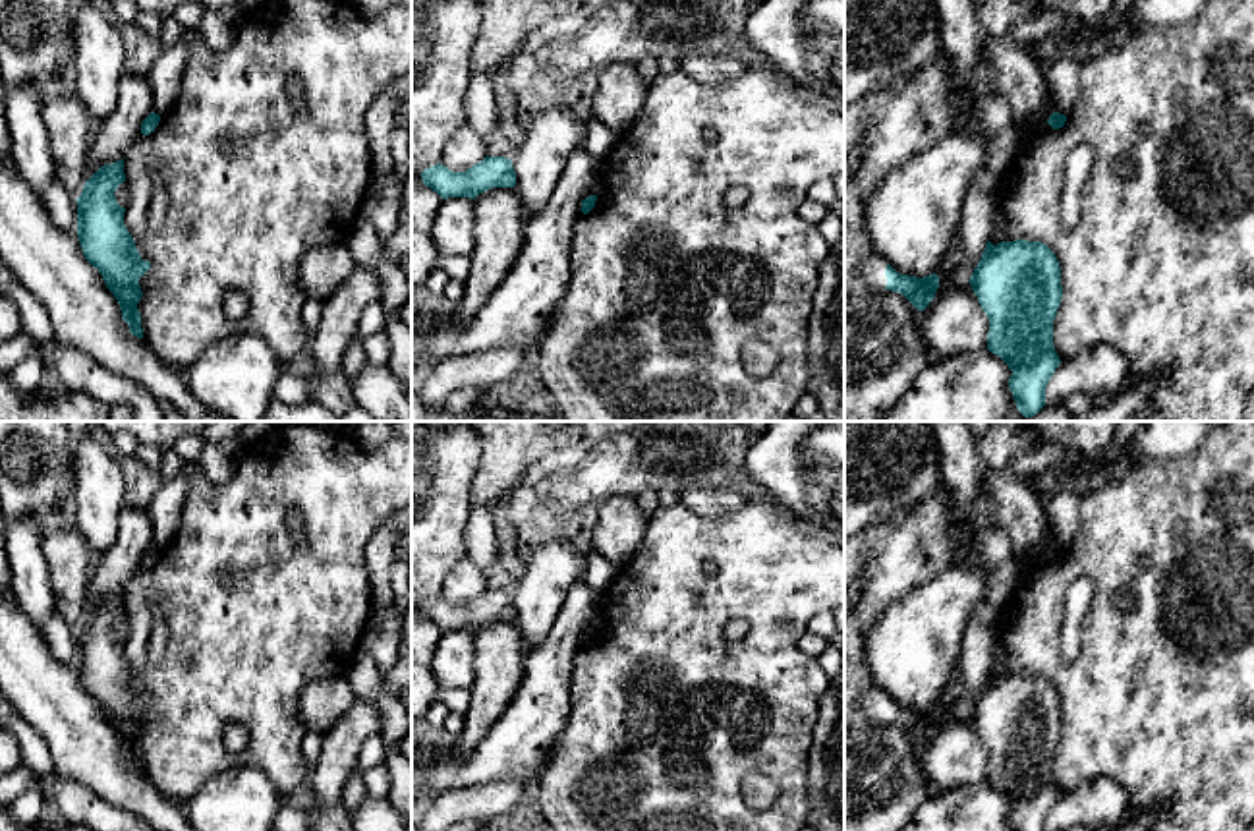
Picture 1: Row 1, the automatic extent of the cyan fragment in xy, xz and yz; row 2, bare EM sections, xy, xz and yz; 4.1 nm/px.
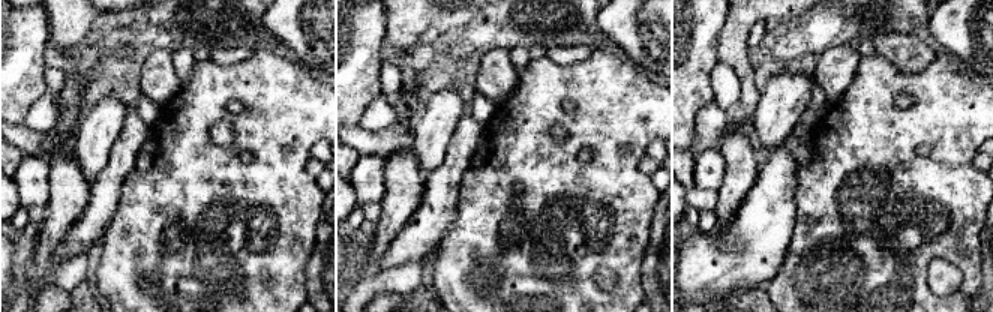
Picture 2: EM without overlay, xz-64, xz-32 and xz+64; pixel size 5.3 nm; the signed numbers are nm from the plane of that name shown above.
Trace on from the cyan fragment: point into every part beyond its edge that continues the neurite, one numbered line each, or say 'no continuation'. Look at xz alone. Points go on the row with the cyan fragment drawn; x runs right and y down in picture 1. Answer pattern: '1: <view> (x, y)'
no continuation

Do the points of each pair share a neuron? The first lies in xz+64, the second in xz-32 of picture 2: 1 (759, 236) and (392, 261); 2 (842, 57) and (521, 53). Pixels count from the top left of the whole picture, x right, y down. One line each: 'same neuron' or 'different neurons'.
1: same neuron
2: different neurons

